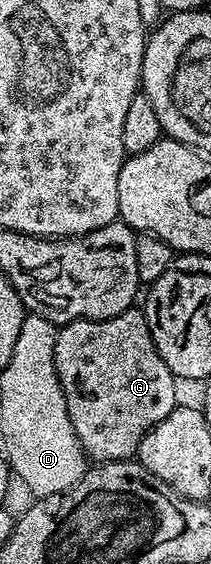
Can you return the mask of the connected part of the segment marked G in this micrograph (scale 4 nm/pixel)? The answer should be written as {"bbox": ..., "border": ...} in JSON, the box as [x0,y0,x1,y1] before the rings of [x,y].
{"bbox":[55,309,179,464],"border":[[[130,309],[110,319],[76,319],[75,321],[64,324],[58,330],[57,340],[55,341],[55,373],[59,377],[59,385],[65,394],[67,413],[71,417],[71,425],[79,437],[81,448],[94,464],[119,463],[132,460],[136,456],[145,434],[156,423],[163,421],[163,417],[170,415],[179,405],[179,399],[177,399],[178,380],[171,373],[171,369],[167,369],[163,357],[159,357],[159,349],[155,349],[155,341],[151,337],[151,329],[145,320],[145,312],[141,309]]]}

